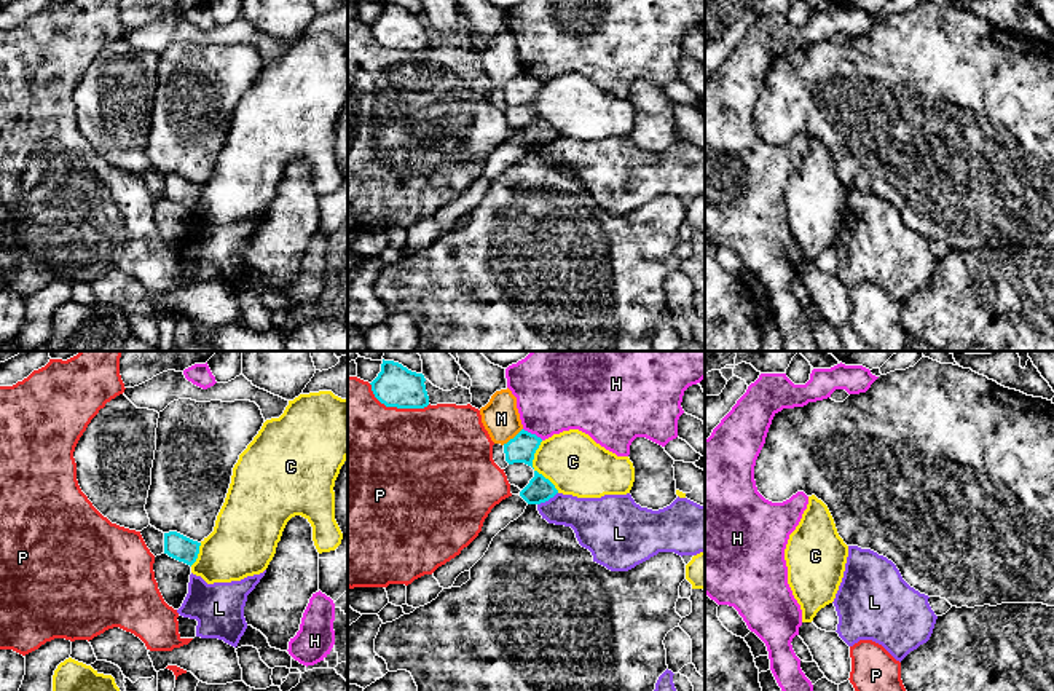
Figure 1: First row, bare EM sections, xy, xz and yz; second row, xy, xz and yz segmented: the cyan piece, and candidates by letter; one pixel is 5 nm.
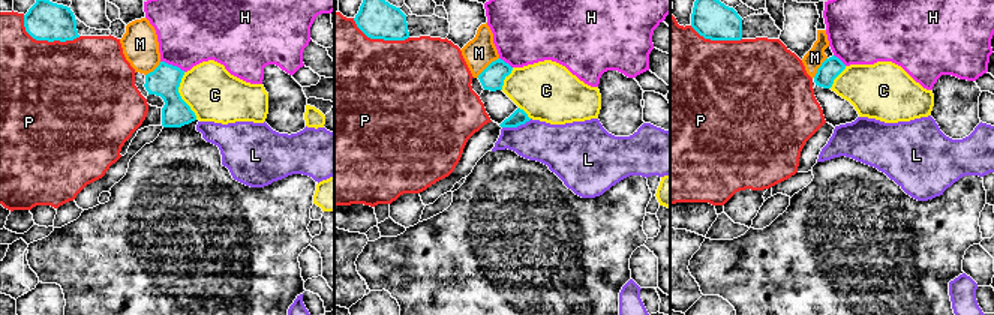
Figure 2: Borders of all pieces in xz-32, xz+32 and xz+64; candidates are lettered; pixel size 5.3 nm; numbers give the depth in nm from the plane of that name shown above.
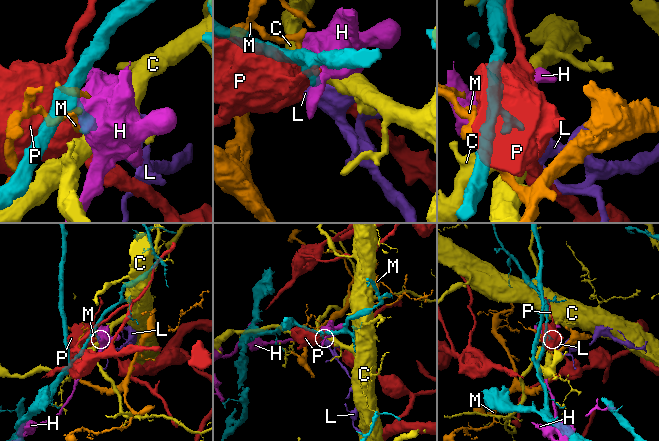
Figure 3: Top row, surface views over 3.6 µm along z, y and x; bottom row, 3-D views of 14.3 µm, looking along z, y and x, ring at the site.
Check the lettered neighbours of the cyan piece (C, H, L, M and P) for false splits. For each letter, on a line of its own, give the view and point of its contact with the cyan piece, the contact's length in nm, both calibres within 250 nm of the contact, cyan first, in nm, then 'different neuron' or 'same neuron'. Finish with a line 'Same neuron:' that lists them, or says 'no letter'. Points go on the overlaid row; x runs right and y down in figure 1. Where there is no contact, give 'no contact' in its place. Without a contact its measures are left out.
C: contact xz (533, 468); length 280 nm; calibres 140 and 300 nm; different neuron
H: contact xz (533, 434); length 120 nm; calibres 140 and 400 nm; different neuron
L: contact xz (547, 500); length 120 nm; calibres 130 and 220 nm; different neuron
M: contact xz (514, 438); length 130 nm; calibres 140 and 190 nm; different neuron
P: contact xz (396, 406); length 320 nm; calibres 200 and 480 nm; different neuron
Same neuron: no letter

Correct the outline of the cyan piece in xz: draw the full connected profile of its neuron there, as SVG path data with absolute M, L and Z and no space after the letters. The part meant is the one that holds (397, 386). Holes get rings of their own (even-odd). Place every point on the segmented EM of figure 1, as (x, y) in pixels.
M383 359L381 372L370 385L375 397L386 407L424 409L429 405L424 381L423 373Z

